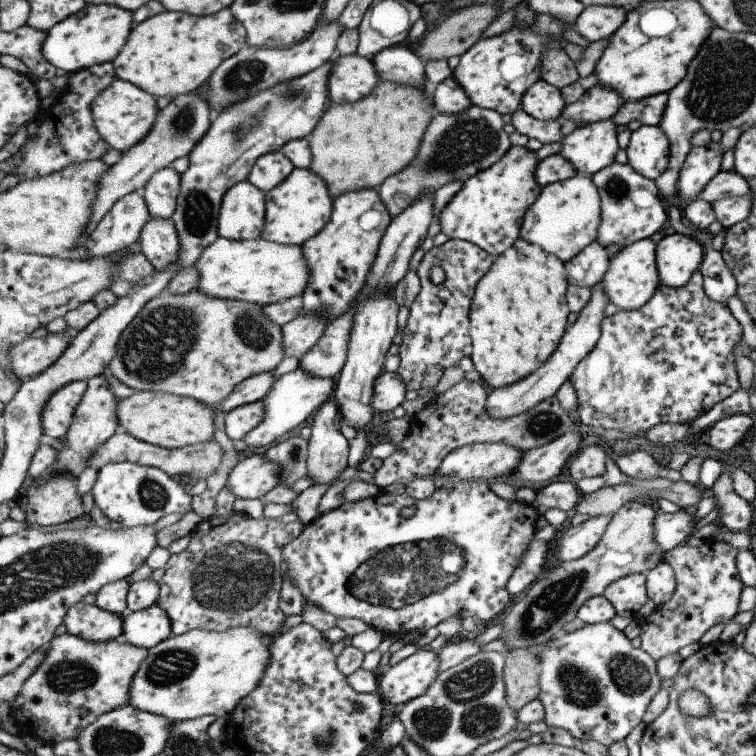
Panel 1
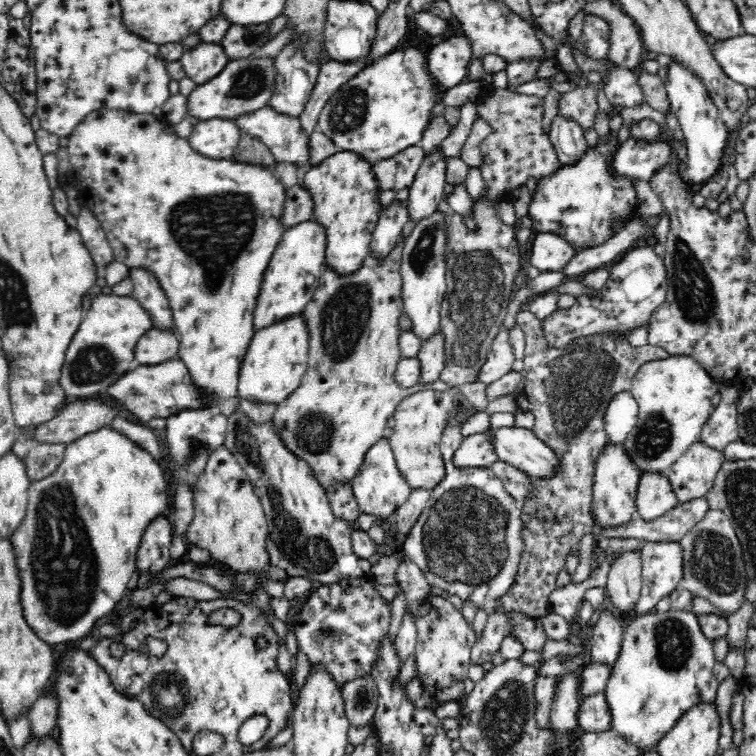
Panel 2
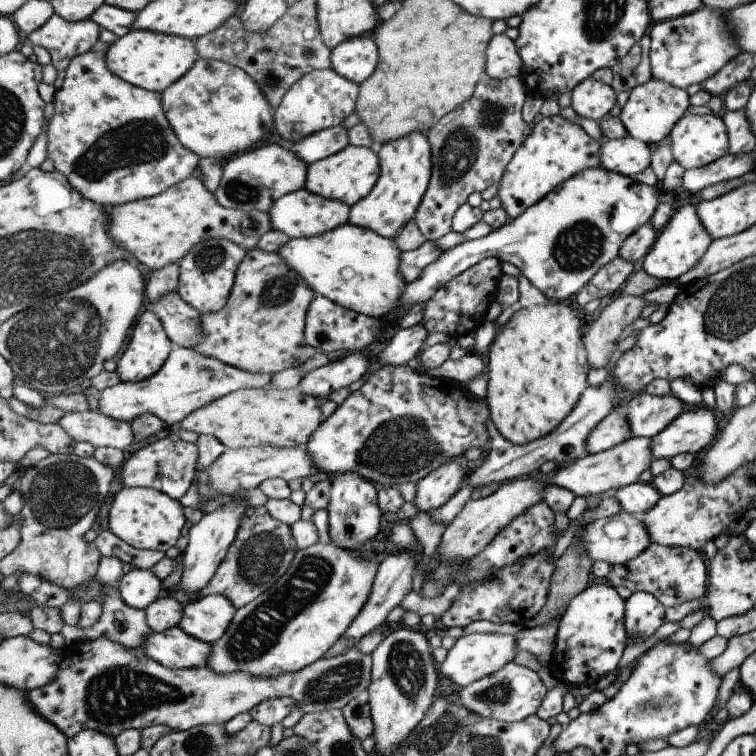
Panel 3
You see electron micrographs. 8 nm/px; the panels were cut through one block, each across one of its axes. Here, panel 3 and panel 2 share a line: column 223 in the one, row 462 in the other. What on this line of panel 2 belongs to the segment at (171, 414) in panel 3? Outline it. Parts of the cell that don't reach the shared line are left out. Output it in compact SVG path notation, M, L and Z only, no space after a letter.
M381 438L366 451L362 465L358 466L358 473L351 479L351 484L362 513L376 515L383 525L386 518L396 512L412 492L406 476L398 468L389 439L386 438Z

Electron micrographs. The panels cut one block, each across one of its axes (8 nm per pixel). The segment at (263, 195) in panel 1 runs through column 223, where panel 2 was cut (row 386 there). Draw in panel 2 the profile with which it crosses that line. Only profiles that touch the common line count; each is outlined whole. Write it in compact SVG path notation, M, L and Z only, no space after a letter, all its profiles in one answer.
M106 108L94 111L67 137L70 169L74 172L76 188L79 190L80 199L85 201L100 221L112 247L113 258L122 261L129 269L132 266L148 266L157 276L171 308L174 329L181 340L178 357L189 367L189 373L192 374L197 385L205 387L205 390L213 395L213 401L210 401L209 405L206 404L206 407L228 417L238 409L236 402L240 401L237 391L239 370L248 345L256 332L254 313L261 293L261 284L264 282L265 272L269 268L274 251L288 228L282 220L287 187L282 182L281 175L277 174L274 164L250 163L233 157L208 158L190 147L186 139L179 138L176 134L167 134L167 130L162 127L159 113L136 114L122 110Z

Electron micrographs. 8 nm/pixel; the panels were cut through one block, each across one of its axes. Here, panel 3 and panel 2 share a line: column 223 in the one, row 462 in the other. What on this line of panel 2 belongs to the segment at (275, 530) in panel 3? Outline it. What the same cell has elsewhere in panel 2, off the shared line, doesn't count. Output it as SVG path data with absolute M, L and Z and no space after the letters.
M519 311L516 324L525 333L524 366L521 372L522 380L512 393L517 406L535 416L535 423L531 427L534 434L551 446L561 459L561 472L554 480L535 480L534 494L522 507L522 539L524 540L524 552L514 584L509 592L501 598L501 605L506 611L516 611L524 615L542 618L551 611L550 592L556 588L556 577L565 564L569 553L578 556L581 539L585 534L591 533L595 524L593 520L593 477L594 464L598 458L602 446L609 438L605 429L605 410L612 396L618 392L629 391L631 382L637 370L645 362L654 358L664 358L666 351L660 354L660 347L654 350L642 350L638 346L632 346L628 342L627 335L621 331L599 331L598 334L590 334L588 337L577 337L576 341L565 348L549 346L544 334L542 334L542 320L533 312Z

